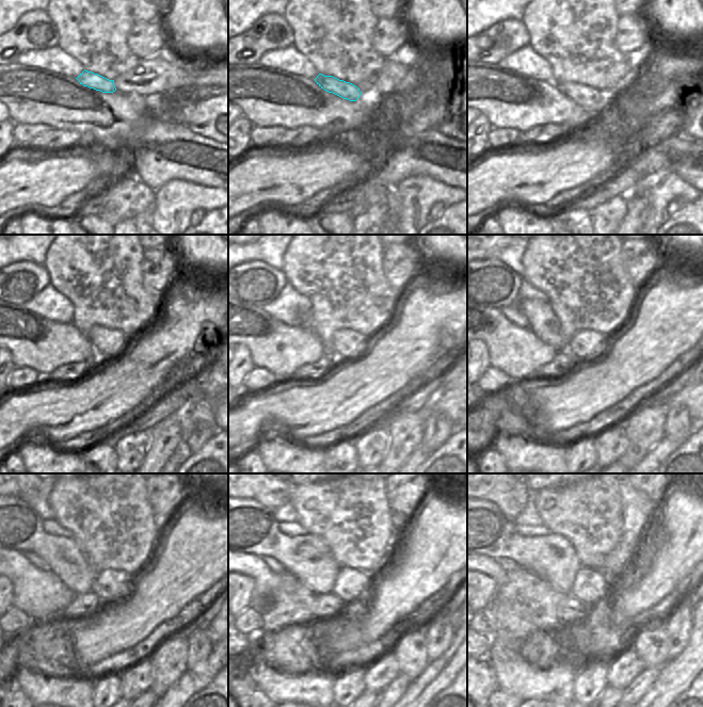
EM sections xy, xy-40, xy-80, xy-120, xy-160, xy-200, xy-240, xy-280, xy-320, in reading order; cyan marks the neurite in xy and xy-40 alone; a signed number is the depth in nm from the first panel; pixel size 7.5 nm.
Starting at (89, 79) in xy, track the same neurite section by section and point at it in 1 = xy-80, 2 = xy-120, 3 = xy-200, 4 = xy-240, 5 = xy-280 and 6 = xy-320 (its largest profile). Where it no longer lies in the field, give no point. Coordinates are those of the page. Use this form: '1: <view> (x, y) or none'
1: xy-80 (589, 98)
2: xy-120 (106, 341)
3: xy-200 (586, 344)
4: xy-240 (109, 585)
5: xy-280 (351, 584)
6: xy-320 (590, 587)

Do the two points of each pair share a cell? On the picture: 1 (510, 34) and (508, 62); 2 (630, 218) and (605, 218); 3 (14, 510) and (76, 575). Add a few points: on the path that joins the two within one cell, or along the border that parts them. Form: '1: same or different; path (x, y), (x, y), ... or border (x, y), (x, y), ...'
1: different; border (529, 43), (506, 55), (497, 64)
2: different; border (626, 195), (626, 214), (620, 223)
3: same; path (27, 526), (60, 559)

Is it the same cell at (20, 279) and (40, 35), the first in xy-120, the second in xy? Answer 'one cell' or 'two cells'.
one cell

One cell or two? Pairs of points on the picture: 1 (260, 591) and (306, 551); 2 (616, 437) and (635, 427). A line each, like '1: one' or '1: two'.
1: two
2: two

